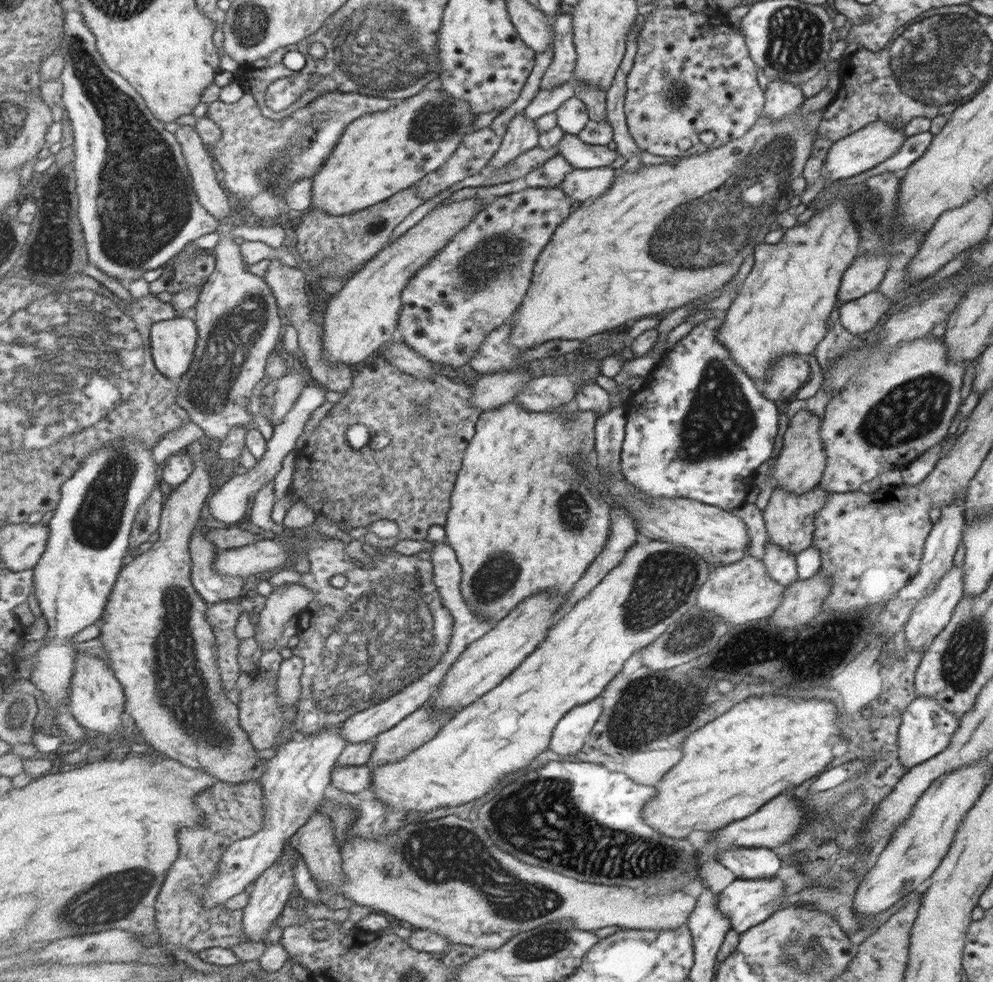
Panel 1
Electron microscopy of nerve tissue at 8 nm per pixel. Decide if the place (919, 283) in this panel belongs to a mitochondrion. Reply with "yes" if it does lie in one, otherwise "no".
no

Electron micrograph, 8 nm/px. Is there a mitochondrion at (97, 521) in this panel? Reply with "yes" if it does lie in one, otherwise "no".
yes

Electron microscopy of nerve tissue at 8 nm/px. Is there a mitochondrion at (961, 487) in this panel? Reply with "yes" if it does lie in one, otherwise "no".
no

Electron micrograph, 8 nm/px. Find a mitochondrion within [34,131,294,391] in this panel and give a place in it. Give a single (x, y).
(49, 246)

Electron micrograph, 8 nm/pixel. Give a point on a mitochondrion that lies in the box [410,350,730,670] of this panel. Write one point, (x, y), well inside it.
(662, 585)

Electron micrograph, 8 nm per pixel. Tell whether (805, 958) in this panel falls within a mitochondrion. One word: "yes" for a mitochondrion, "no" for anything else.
yes

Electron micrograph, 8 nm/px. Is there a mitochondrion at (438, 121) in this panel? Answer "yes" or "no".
yes

